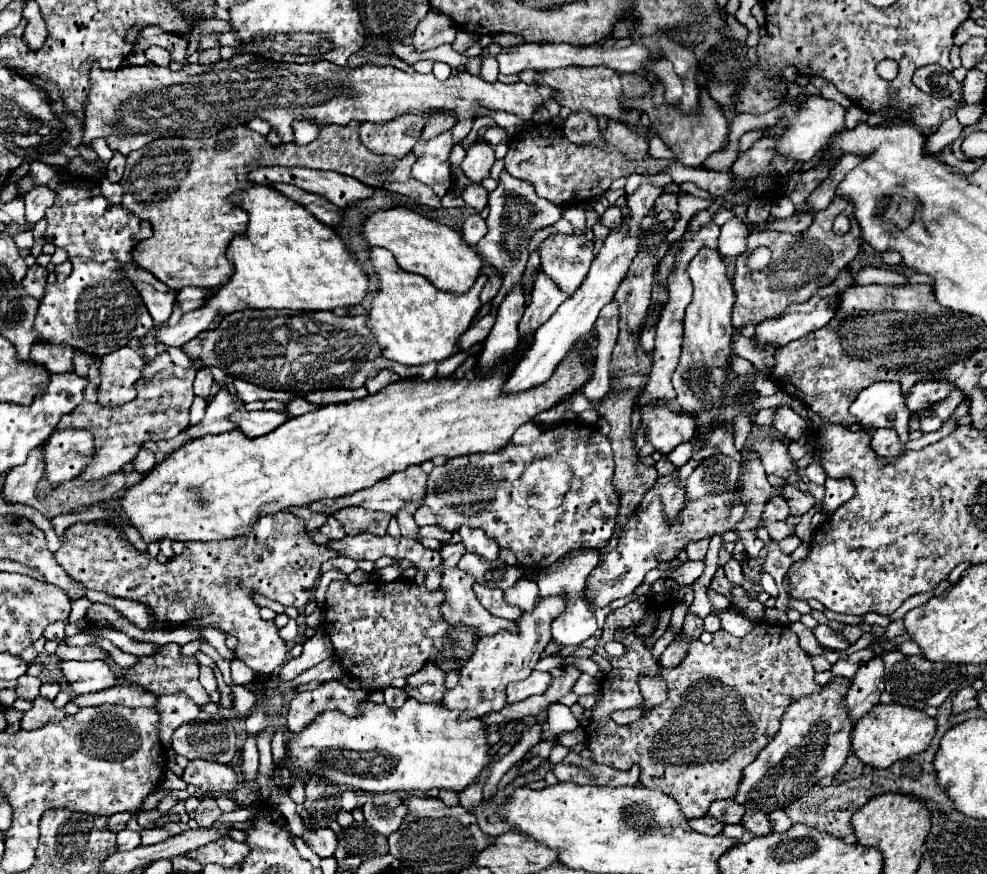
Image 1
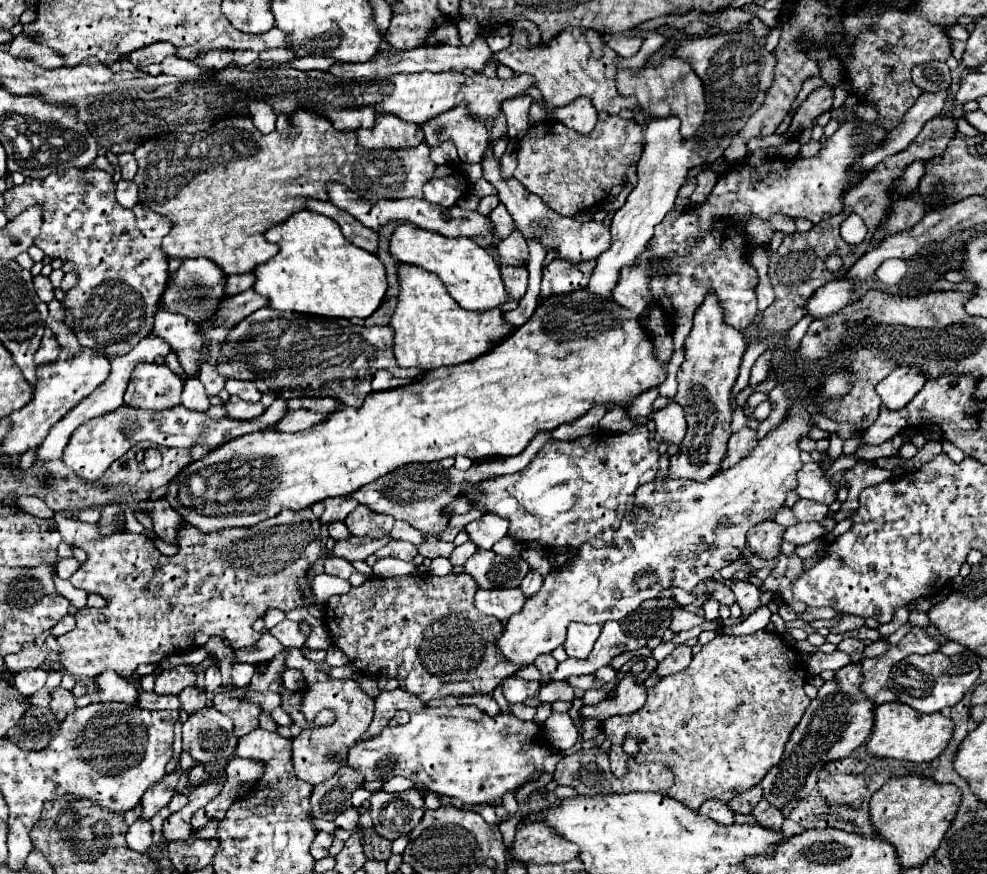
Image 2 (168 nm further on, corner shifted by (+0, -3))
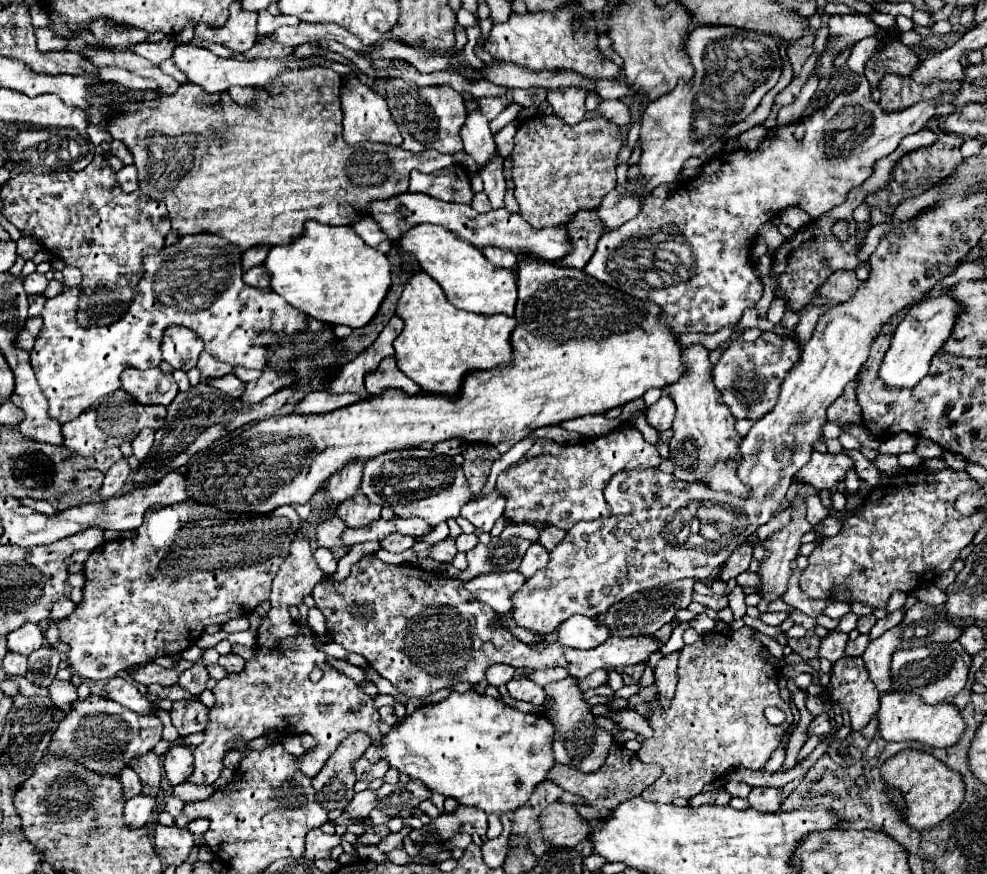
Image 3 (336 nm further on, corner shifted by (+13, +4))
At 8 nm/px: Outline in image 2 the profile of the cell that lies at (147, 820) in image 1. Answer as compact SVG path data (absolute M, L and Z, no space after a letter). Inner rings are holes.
M171 772L163 776L163 780L157 786L147 790L147 794L143 794L141 798L141 818L151 820L161 808L165 808L171 796L175 794L175 786L177 786L177 774Z

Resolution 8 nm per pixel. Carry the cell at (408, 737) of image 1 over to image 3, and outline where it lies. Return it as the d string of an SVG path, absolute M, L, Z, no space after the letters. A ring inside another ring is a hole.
M468 691L452 693L440 703L416 709L404 719L402 725L394 727L390 735L382 739L382 745L370 745L366 749L366 757L372 763L384 757L390 767L406 771L412 779L422 781L430 791L452 797L460 805L478 807L500 817L502 813L512 813L518 807L526 805L534 787L548 779L548 771L550 767L554 767L552 735L554 725L542 713L522 713L506 705L504 701L480 695L478 691Z

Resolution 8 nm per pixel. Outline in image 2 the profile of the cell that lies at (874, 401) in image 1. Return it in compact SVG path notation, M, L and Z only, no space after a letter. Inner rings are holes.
M901 366L895 368L887 378L883 378L875 390L883 406L887 406L889 410L899 410L913 400L913 396L923 388L923 384L925 378L923 374L919 374L919 370Z

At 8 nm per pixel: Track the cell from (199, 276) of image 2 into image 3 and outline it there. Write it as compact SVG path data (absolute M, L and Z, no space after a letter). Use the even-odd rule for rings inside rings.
M184 235L174 245L162 249L162 253L148 257L144 261L144 277L140 279L134 291L134 299L126 315L122 315L118 323L106 327L78 325L76 313L80 287L64 287L64 291L58 297L46 301L42 309L44 327L34 343L34 349L30 351L30 363L42 393L46 393L46 399L50 403L50 415L60 423L72 421L82 411L90 409L100 397L106 397L120 389L120 373L126 367L158 367L162 361L162 335L166 327L172 325L192 327L192 331L196 331L202 337L204 345L208 347L208 353L212 353L220 361L226 361L230 365L244 365L248 369L258 371L266 369L268 351L274 345L274 337L278 337L278 343L284 337L296 337L300 333L306 333L308 317L302 311L290 307L290 303L286 303L272 289L258 289L246 285L242 275L242 251L234 251L234 247L230 247L230 243L226 243L224 239L218 239L218 235Z

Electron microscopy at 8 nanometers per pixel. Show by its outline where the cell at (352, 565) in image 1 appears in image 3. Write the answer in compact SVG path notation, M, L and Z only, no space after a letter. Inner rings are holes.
M320 547L320 549L316 549L314 557L316 557L316 561L318 561L318 567L320 567L326 575L336 573L336 569L338 569L338 559L332 555L332 551L330 551L330 549Z

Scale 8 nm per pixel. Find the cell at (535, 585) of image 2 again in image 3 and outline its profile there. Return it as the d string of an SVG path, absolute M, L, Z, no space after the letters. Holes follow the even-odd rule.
M534 543L534 545L526 551L526 555L524 555L518 571L520 571L524 577L532 577L538 569L546 567L546 563L548 563L548 551L546 551L540 543Z

